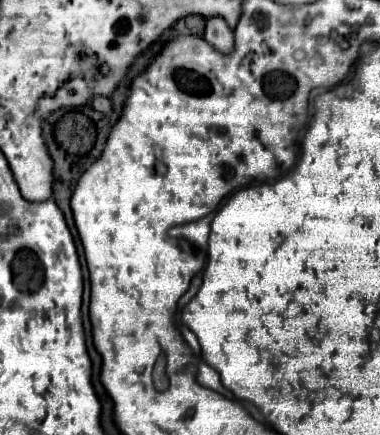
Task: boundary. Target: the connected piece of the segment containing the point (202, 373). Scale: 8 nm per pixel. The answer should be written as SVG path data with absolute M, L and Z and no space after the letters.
M201 362L199 364L199 376L197 376L197 380L199 380L199 384L203 384L205 388L211 388L211 390L215 390L215 392L223 392L223 396L227 396L227 398L233 398L233 394L229 392L229 390L221 390L221 378L219 378L219 374L209 366L209 364L205 364L205 362Z

